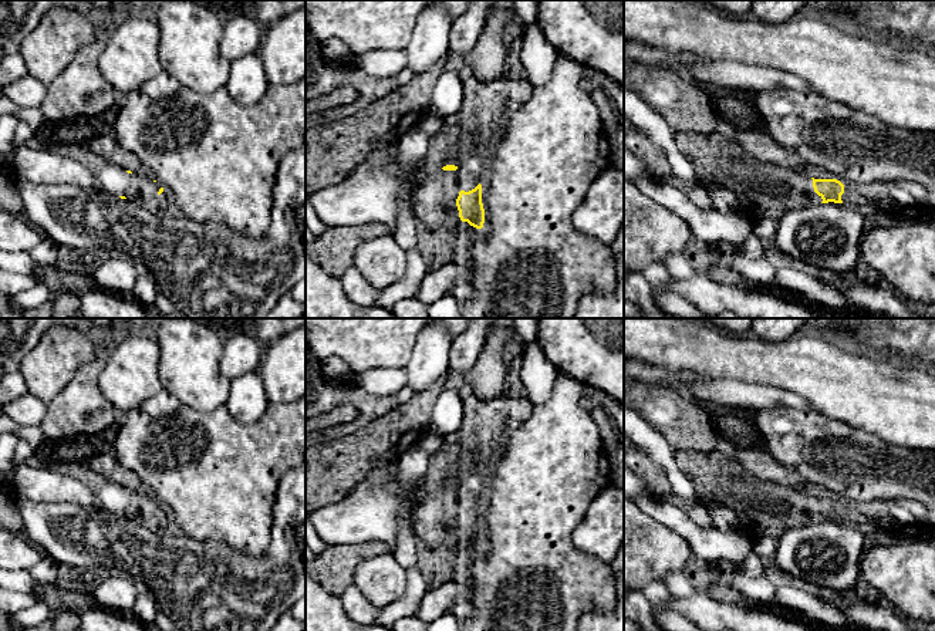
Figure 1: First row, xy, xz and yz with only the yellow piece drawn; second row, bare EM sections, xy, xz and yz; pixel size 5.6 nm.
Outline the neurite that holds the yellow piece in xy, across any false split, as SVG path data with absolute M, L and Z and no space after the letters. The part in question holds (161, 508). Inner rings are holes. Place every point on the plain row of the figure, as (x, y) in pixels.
M71 462L68 473L94 490L95 509L129 517L149 530L168 527L169 513L156 499L105 480L91 470L87 462Z

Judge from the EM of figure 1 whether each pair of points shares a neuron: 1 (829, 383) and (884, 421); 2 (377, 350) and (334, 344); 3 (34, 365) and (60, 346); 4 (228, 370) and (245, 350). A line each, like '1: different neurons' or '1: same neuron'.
1: same neuron
2: same neuron
3: same neuron
4: same neuron

